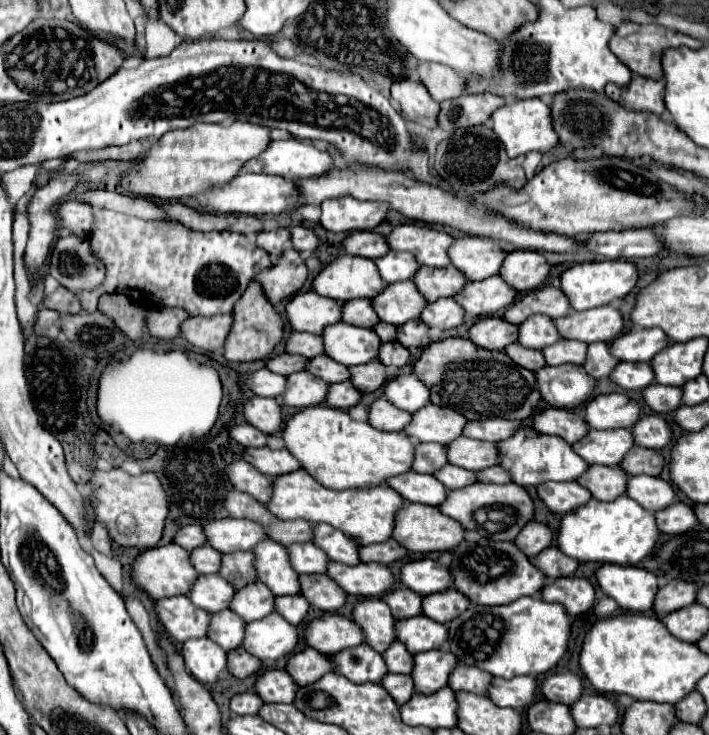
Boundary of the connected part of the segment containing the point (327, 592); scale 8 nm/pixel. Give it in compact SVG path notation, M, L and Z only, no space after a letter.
M300 575L298 581L300 595L312 607L322 611L338 611L346 601L346 593L328 575Z

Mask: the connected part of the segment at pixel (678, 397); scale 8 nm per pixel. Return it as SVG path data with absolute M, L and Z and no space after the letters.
M652 383L642 389L642 399L654 413L670 413L682 405L682 389Z

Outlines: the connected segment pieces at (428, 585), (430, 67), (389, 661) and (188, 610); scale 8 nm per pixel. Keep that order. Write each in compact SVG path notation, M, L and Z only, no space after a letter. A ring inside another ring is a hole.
M418 559L404 563L400 569L400 581L418 595L430 595L434 591L444 591L452 587L448 567L432 559Z
M420 63L418 75L422 83L426 85L428 93L436 101L446 101L446 99L456 99L464 93L466 89L466 77L458 75L446 65L438 63Z
M394 641L384 653L382 653L386 667L390 673L410 673L414 667L412 655L406 651L406 647L402 647L398 641Z
M186 595L158 599L154 601L154 611L164 633L176 643L184 643L186 639L194 637L206 637L210 613L194 607Z

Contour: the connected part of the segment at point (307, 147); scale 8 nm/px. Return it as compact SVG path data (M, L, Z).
M298 139L272 141L258 159L252 159L244 167L244 171L250 173L280 175L290 181L320 177L332 169L332 157L326 151L318 151L312 143L304 143Z

